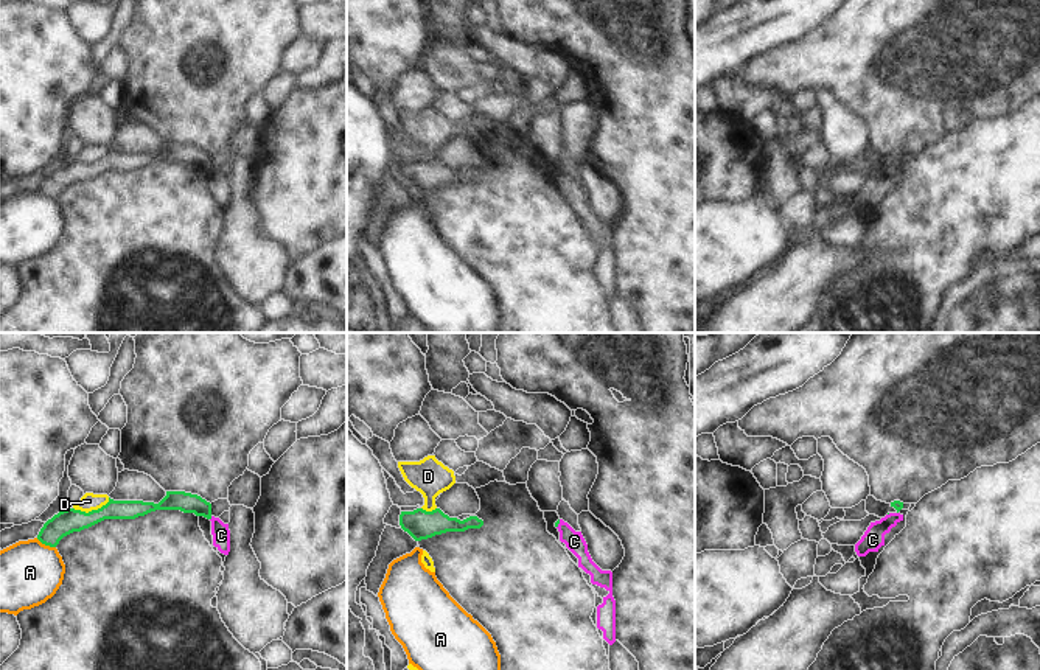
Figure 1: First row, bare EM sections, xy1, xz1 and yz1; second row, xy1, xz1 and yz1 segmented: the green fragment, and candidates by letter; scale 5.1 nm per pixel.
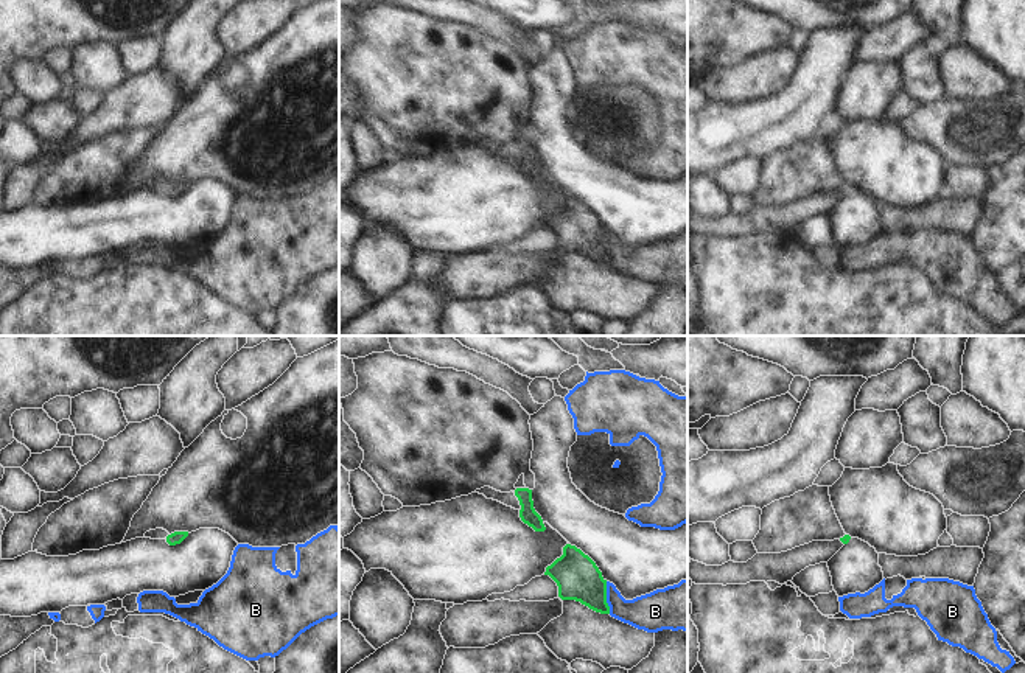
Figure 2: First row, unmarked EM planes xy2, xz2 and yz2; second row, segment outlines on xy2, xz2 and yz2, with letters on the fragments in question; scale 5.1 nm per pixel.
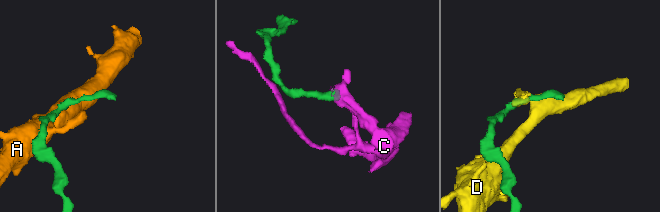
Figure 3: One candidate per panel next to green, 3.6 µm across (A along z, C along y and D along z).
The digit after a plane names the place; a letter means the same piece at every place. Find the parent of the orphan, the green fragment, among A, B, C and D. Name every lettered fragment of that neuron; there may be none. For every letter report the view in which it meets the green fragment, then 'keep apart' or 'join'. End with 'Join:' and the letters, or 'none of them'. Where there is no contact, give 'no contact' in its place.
A: meets green in xy1; keep apart
B: meets green in xz2; keep apart
C: meets green in xz1; keep apart
D: meets green in xy1; keep apart
Join: none of them

